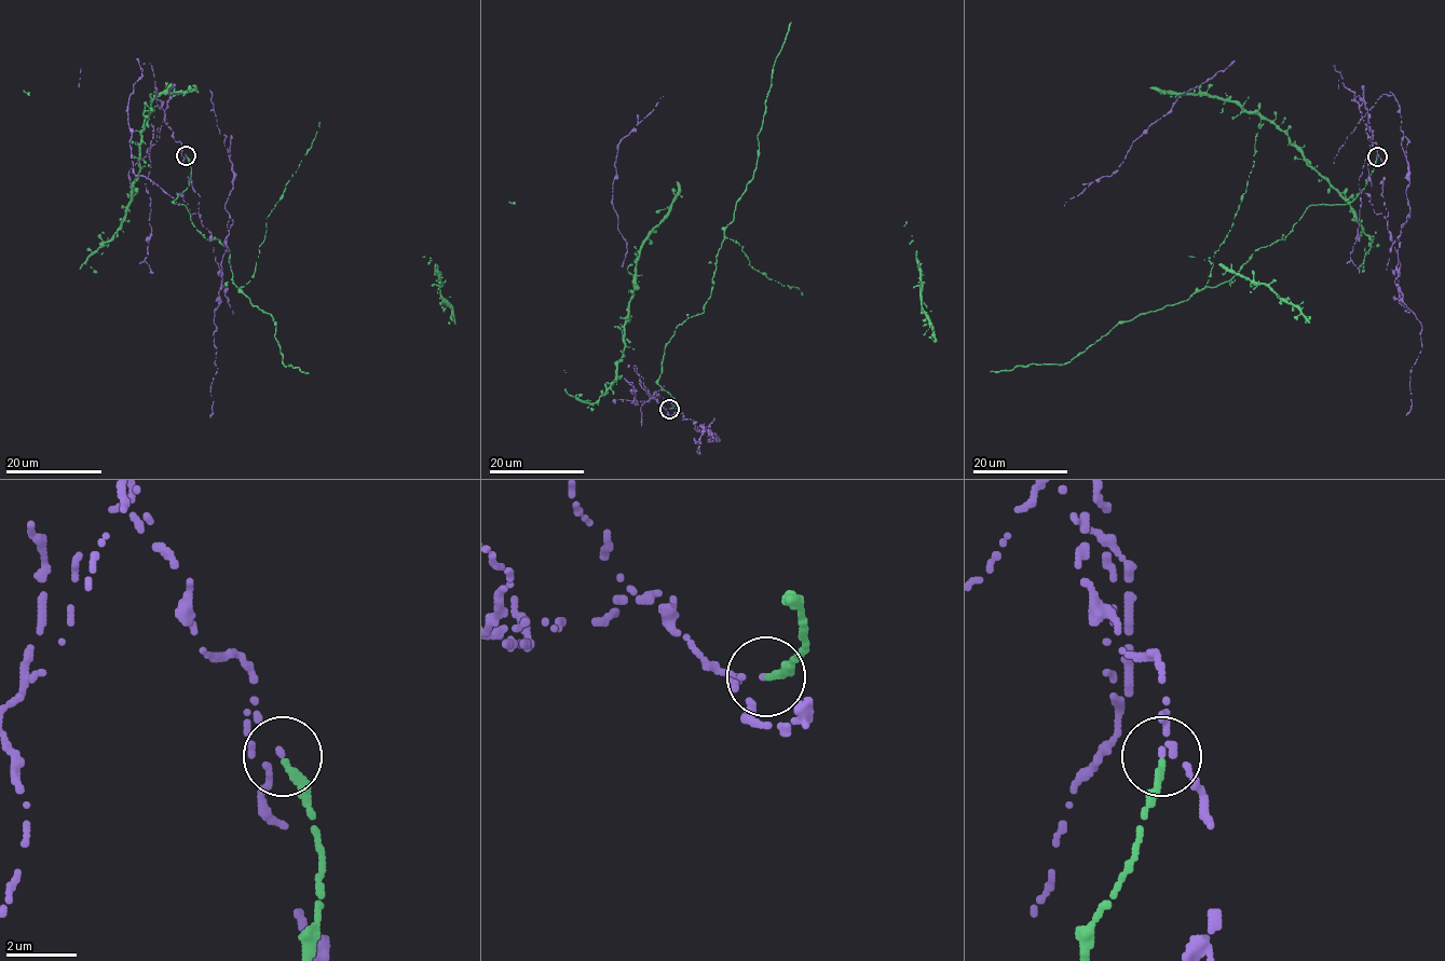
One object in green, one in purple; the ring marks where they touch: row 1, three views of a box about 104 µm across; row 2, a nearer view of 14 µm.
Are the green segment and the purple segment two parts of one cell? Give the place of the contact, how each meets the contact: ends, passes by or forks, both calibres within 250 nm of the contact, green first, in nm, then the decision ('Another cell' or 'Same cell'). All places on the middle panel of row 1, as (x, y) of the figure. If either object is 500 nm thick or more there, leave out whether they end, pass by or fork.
Place: (669, 409). At the ring green ends. At the ring purple passes by. Thickness 240 nm (green) against 70 nm. Another cell

